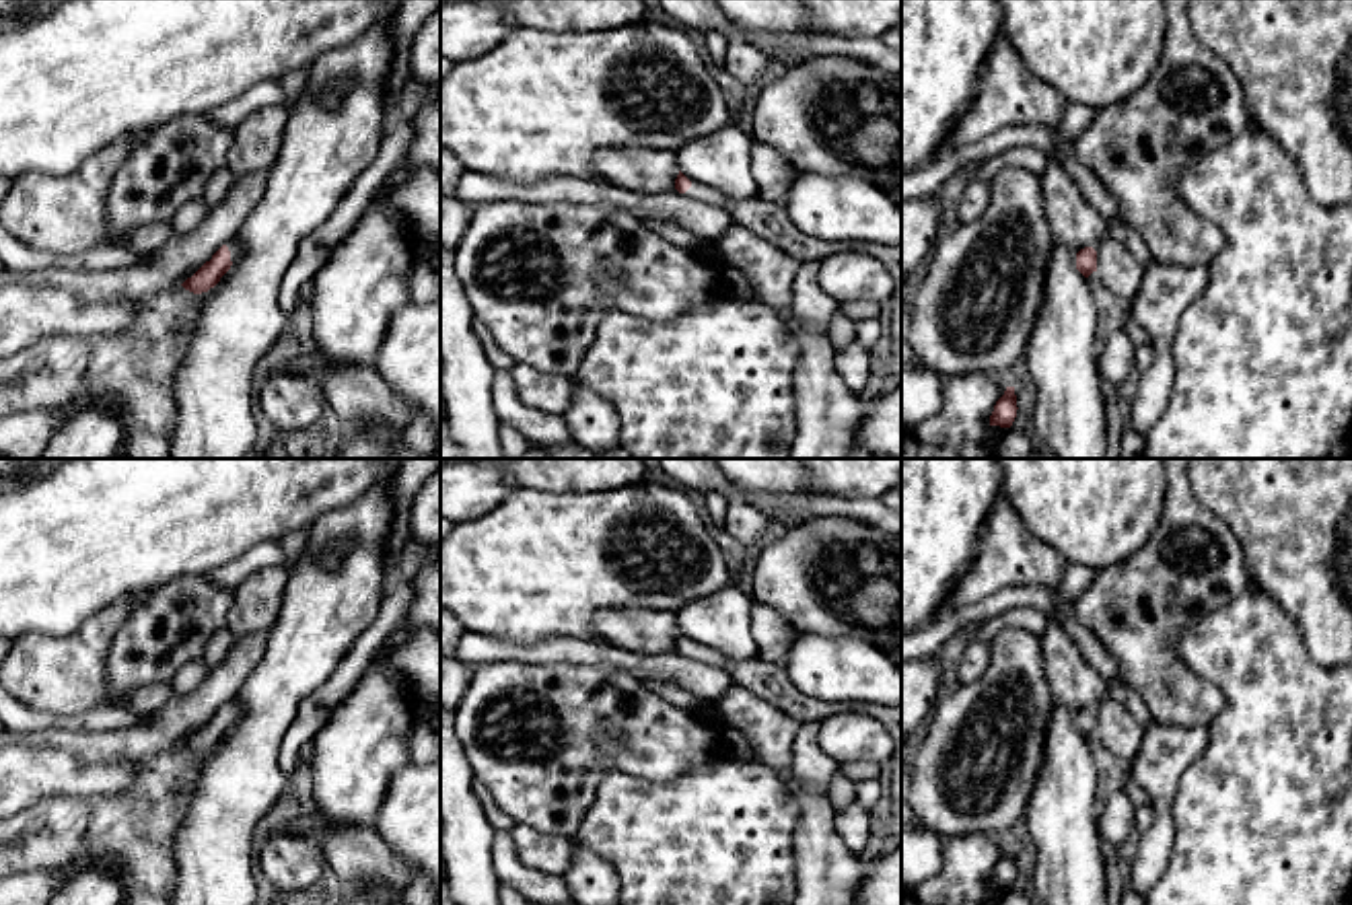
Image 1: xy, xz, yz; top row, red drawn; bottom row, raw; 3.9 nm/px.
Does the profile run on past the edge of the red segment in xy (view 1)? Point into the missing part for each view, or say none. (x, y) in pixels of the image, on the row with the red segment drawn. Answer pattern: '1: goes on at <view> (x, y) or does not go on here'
1: goes on at xy (235, 247)

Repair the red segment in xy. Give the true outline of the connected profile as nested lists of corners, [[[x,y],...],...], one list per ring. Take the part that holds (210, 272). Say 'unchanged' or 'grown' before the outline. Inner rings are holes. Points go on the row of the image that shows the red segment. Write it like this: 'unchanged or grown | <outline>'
grown | [[[233,237],[181,286],[193,294],[208,292],[220,282],[220,278],[230,269],[230,265],[241,257],[241,253],[243,245],[239,237]]]

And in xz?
grown | [[[681,171],[675,179],[675,189],[679,193],[683,193],[685,197],[704,202],[708,206],[726,208],[726,204],[728,204],[726,195],[722,195],[720,191],[716,191],[708,185],[687,179]]]

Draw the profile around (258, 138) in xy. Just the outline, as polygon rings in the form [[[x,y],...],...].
[[[274,105],[245,117],[233,130],[228,169],[239,177],[270,171],[282,150],[290,107]]]

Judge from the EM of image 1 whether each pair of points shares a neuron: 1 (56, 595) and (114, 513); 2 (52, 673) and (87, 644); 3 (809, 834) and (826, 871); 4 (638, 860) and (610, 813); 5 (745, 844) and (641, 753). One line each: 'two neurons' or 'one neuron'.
1: one neuron
2: one neuron
3: one neuron
4: one neuron
5: two neurons

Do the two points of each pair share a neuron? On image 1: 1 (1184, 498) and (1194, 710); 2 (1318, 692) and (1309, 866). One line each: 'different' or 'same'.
1: same
2: same

